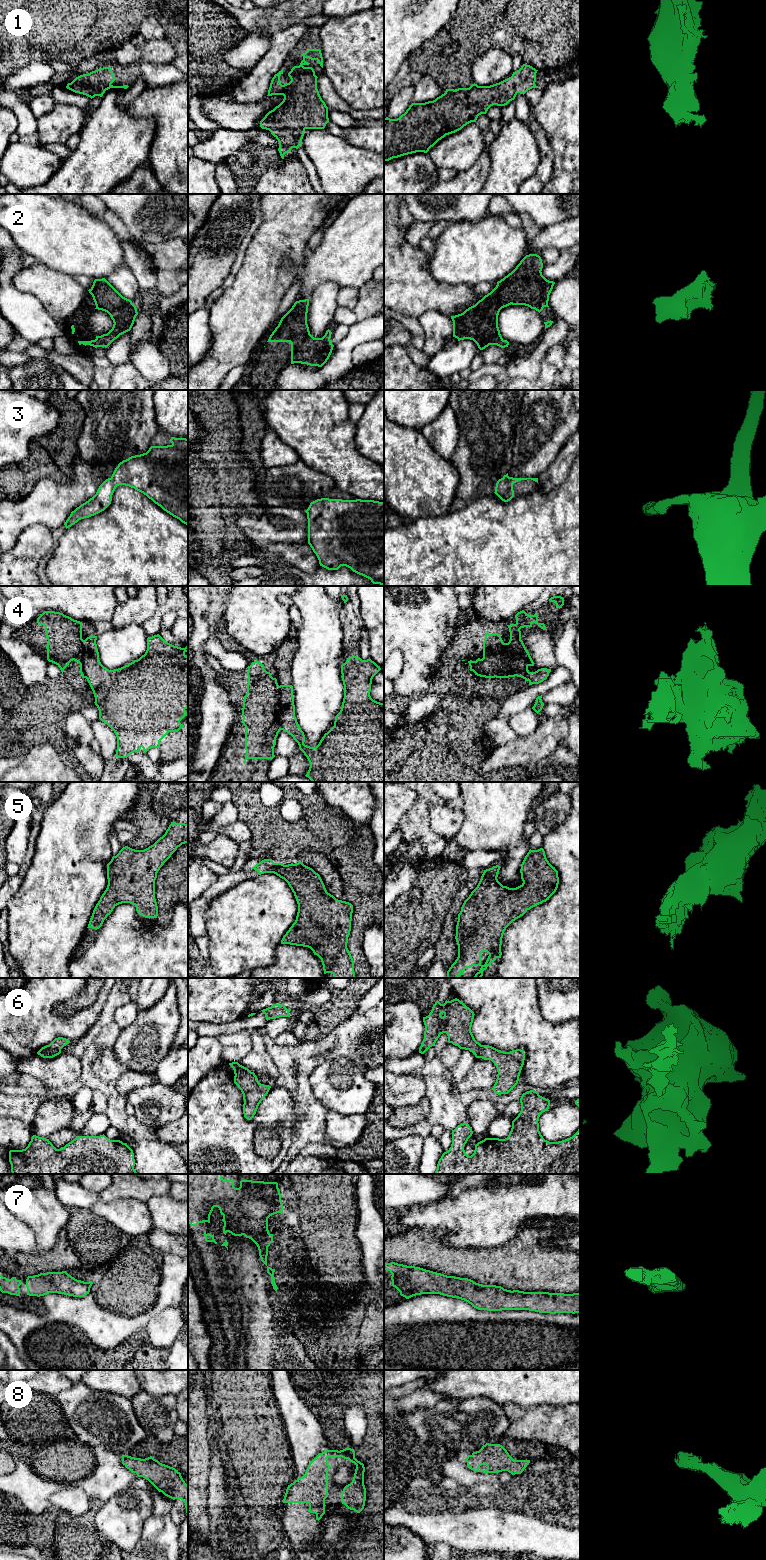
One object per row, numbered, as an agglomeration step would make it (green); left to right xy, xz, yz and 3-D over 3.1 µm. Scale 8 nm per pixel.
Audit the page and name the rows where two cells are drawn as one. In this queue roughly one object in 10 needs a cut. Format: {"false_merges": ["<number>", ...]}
{"false_merges": []}

